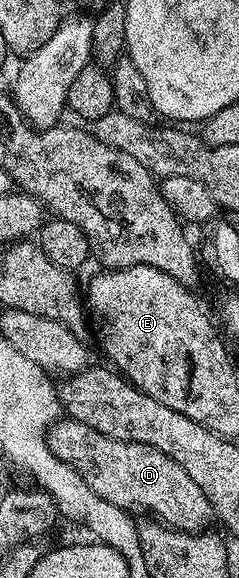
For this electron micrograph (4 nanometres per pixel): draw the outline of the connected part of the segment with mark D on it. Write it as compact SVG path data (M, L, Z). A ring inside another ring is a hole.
M69 419L55 421L46 432L46 442L54 457L71 465L102 501L116 503L116 507L127 511L139 509L139 514L149 515L179 533L209 530L210 521L215 520L210 501L204 491L196 487L188 471L156 447L108 439L108 435L100 435L100 431L92 431L92 427L84 427L84 423Z

